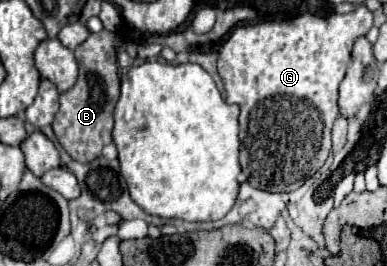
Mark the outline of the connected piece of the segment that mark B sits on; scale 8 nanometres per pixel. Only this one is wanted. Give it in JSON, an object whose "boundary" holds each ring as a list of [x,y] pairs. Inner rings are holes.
{"boundary":[[[102,30],[98,34],[90,34],[74,52],[80,66],[78,80],[74,88],[60,94],[60,110],[54,116],[52,128],[58,142],[76,162],[92,162],[102,154],[102,148],[112,142],[112,126],[114,126],[114,106],[120,96],[120,80],[118,66],[114,54],[114,34]]]}

